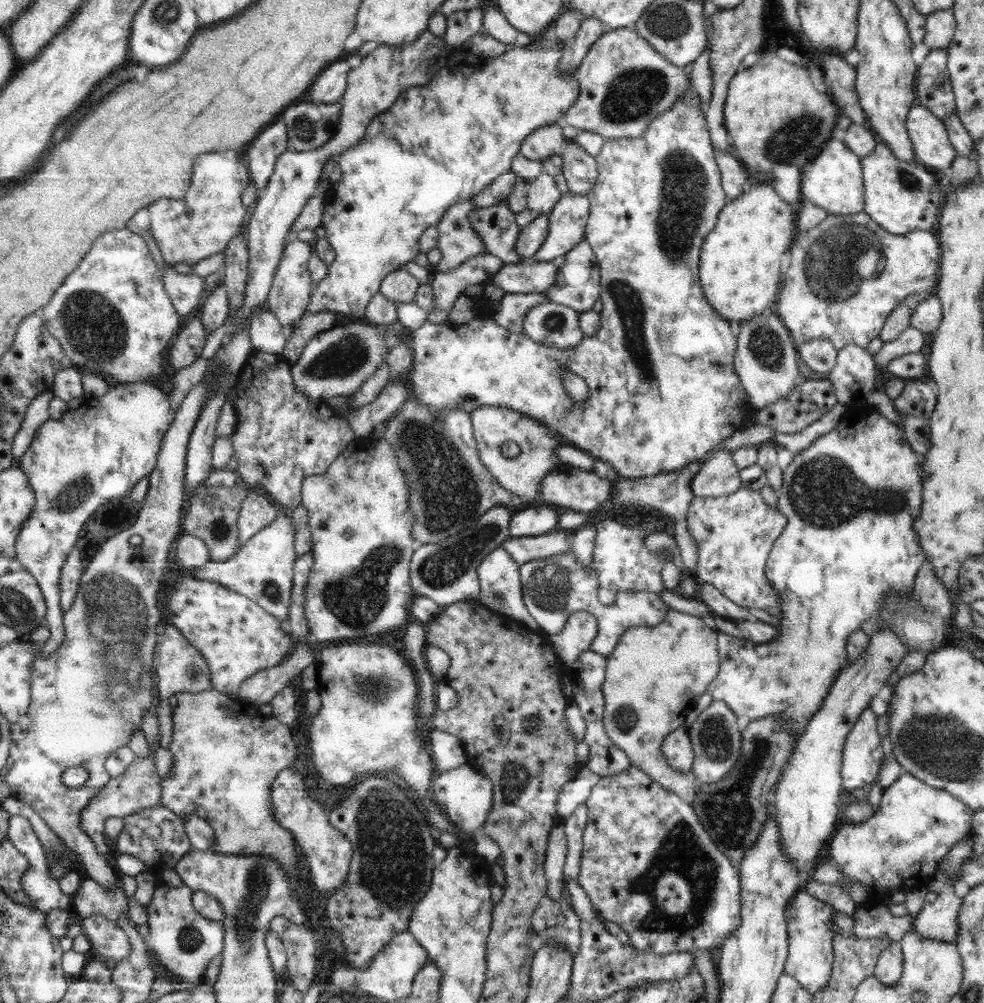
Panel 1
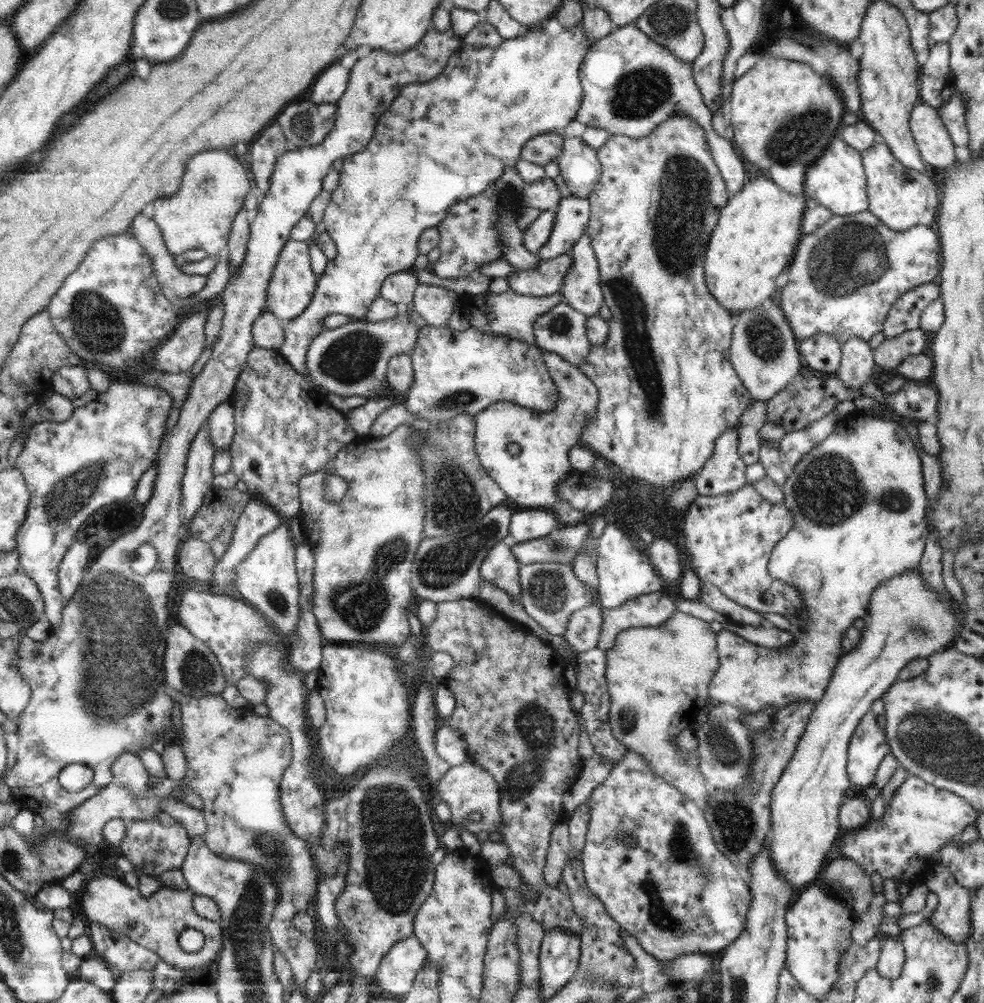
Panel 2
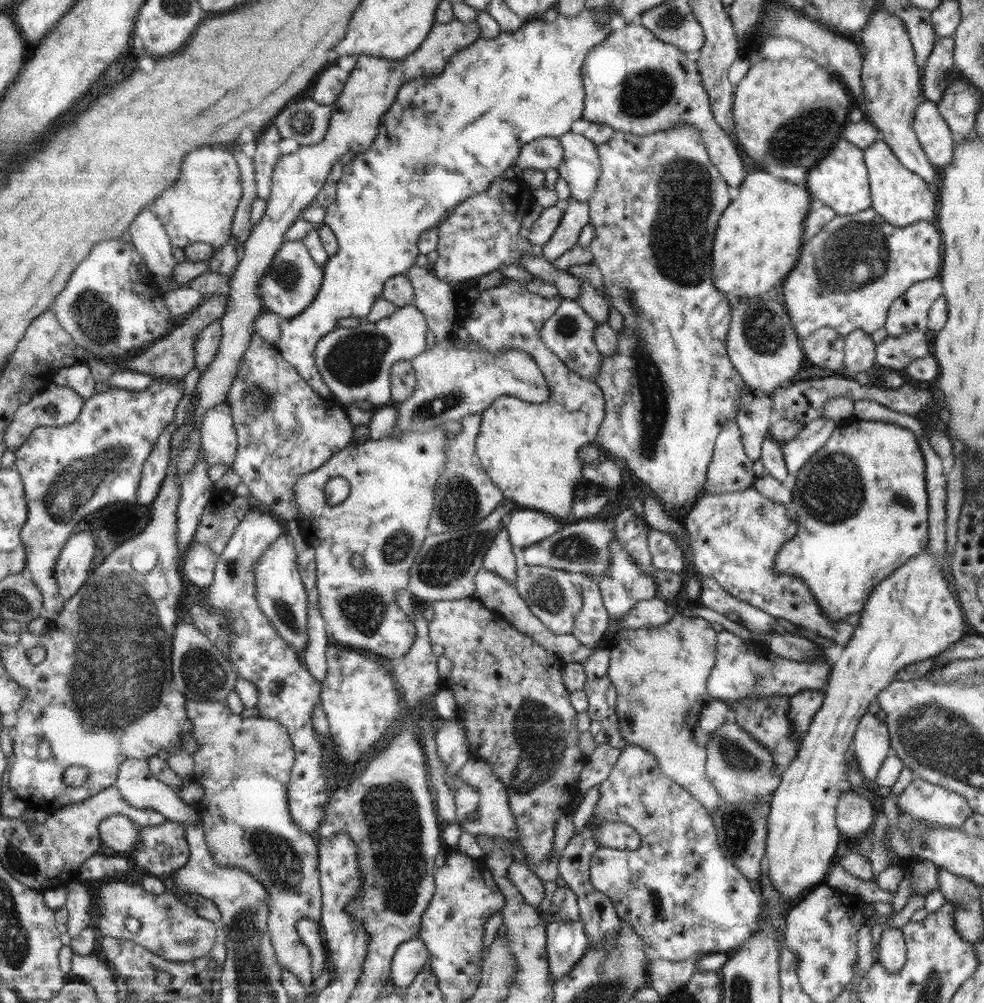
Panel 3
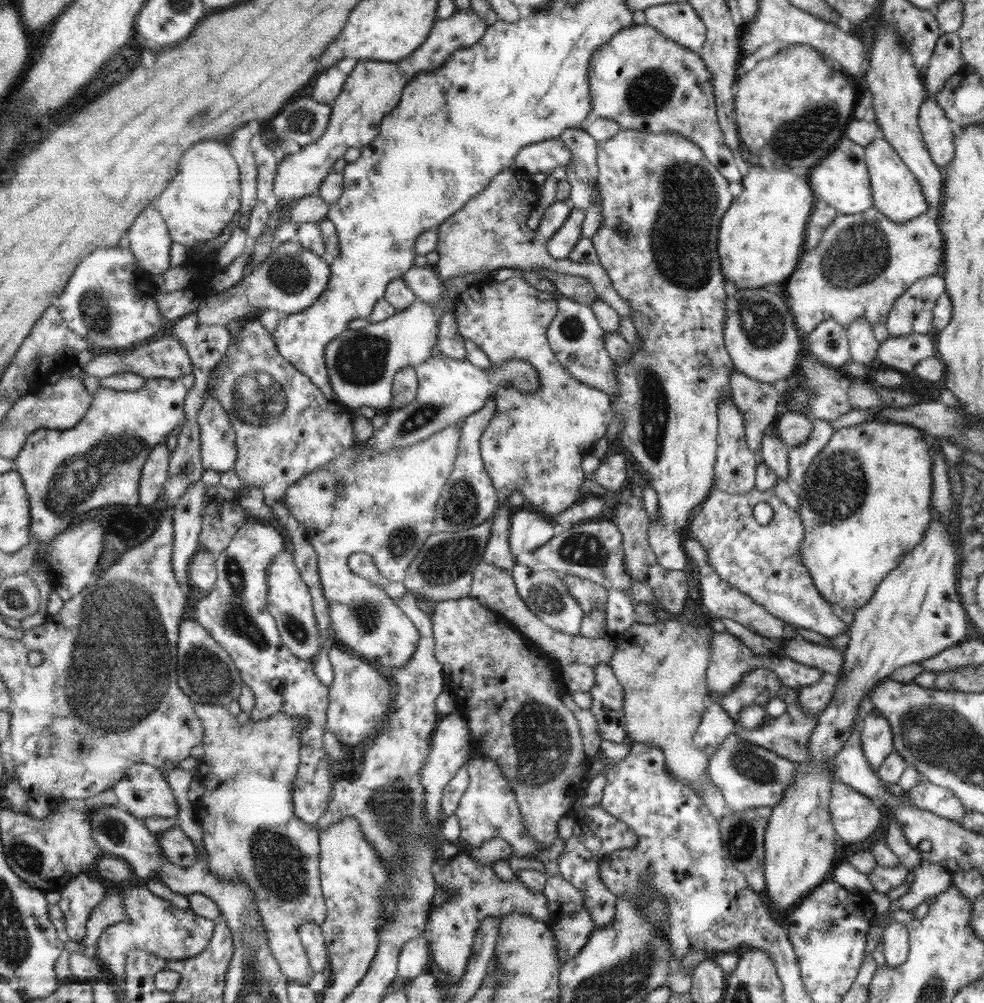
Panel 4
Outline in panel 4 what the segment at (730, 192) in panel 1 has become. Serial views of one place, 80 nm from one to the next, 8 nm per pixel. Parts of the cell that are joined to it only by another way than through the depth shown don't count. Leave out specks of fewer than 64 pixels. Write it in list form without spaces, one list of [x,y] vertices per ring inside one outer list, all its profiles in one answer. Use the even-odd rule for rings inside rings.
[[[634,24],[619,30],[595,52],[591,60],[589,66],[591,113],[615,120],[621,129],[650,133],[676,133],[685,136],[700,147],[704,156],[730,184],[740,184],[743,176],[736,166],[732,149],[724,142],[717,119],[711,76],[712,73],[705,67],[698,54],[673,40],[668,40],[652,26]]]

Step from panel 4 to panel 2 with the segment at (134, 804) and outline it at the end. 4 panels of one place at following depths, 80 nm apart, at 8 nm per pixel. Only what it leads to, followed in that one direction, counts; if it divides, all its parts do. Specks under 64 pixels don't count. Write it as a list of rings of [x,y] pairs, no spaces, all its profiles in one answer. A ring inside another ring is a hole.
[[[124,752],[112,763],[113,781],[126,785],[135,797],[143,797],[151,789],[152,776],[146,770],[144,763],[137,754]],[[169,794],[163,800],[161,811],[166,812],[168,816],[172,816],[172,819],[176,820],[187,831],[190,838],[205,836],[207,825],[202,810],[194,809]]]

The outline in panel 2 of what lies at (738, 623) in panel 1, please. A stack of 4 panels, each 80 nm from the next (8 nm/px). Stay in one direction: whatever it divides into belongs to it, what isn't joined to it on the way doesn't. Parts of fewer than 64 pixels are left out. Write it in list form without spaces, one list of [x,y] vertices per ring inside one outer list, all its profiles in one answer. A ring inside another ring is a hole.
[[[730,622],[726,623],[724,627],[730,632],[735,632],[738,636],[742,636],[748,642],[777,651],[789,647],[794,640],[793,634],[790,631],[785,631],[769,624],[755,627]]]

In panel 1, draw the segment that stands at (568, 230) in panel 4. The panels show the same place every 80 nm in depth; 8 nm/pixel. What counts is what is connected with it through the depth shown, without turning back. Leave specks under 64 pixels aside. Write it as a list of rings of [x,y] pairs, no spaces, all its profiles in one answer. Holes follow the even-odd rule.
[[[564,193],[548,215],[548,234],[535,254],[536,260],[558,261],[574,249],[585,239],[589,214],[590,204],[586,195]]]

